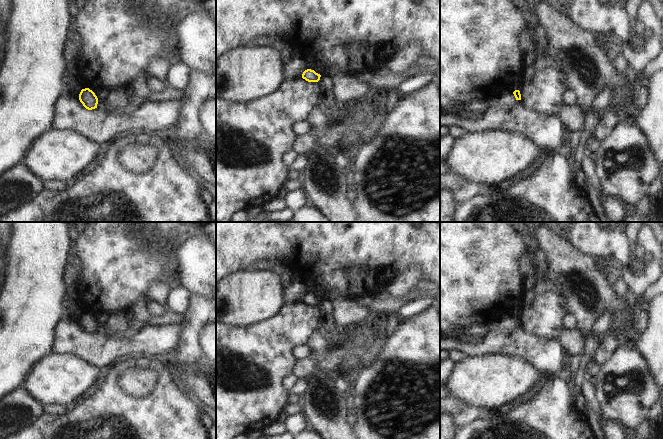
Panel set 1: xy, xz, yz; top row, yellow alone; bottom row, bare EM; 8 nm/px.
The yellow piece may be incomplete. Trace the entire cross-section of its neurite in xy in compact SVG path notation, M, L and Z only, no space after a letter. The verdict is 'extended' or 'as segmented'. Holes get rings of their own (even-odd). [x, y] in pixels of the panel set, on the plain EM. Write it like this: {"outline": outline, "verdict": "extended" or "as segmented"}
{"outline": "M89 312L81 314L79 318L79 324L83 328L83 330L88 334L97 332L98 322L95 317Z", "verdict": "as segmented"}

